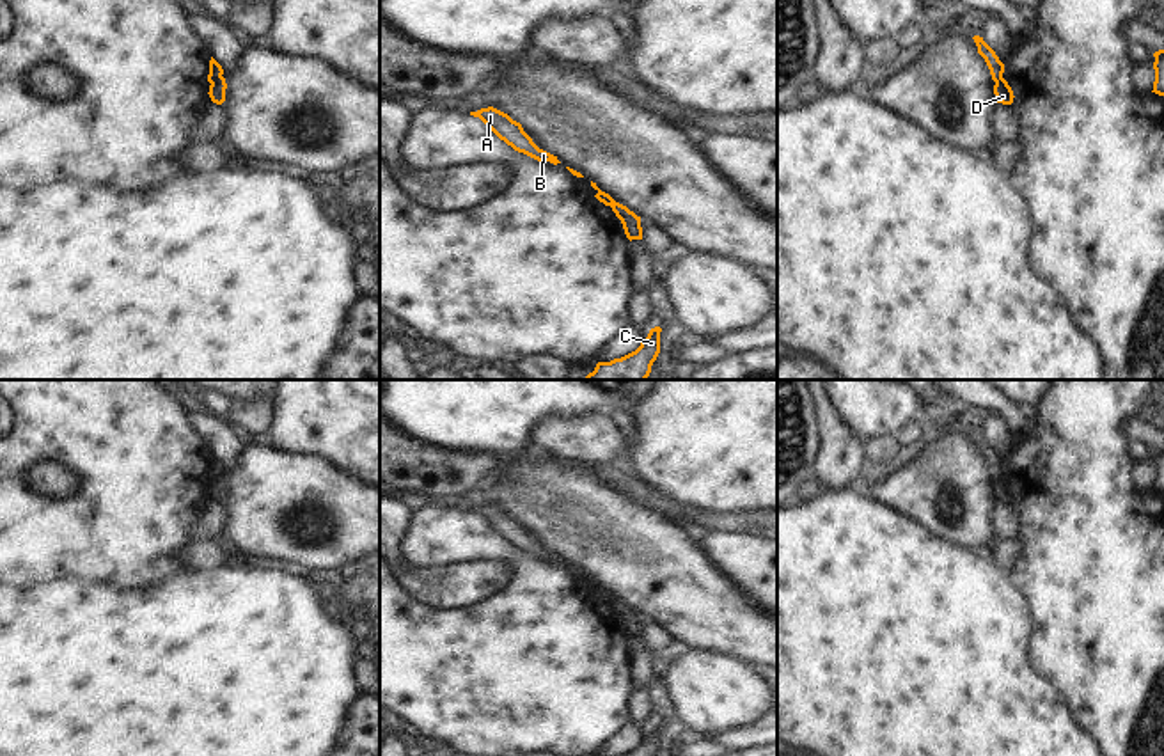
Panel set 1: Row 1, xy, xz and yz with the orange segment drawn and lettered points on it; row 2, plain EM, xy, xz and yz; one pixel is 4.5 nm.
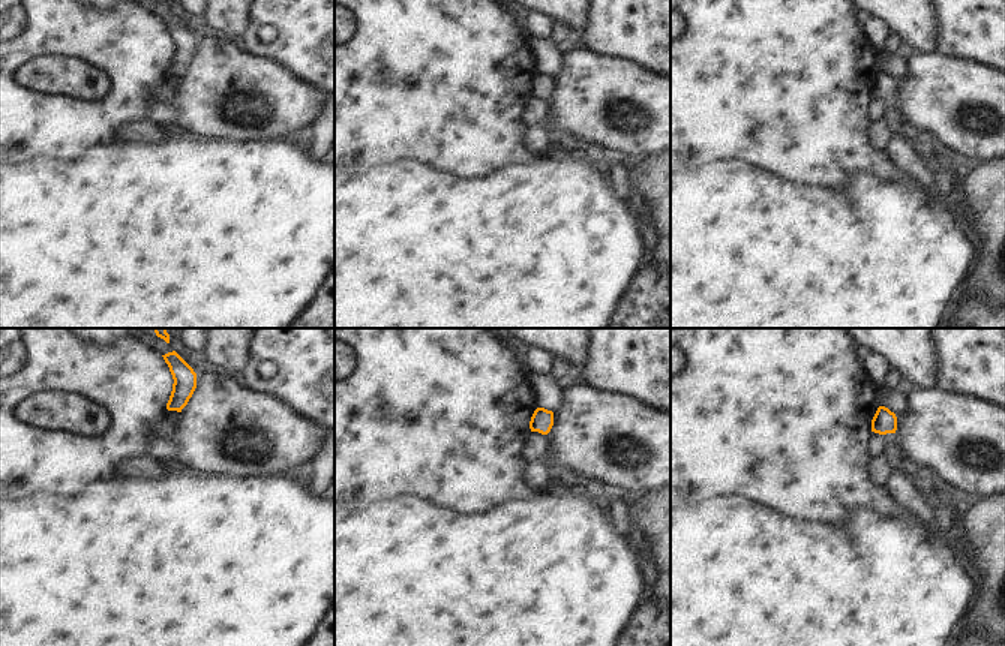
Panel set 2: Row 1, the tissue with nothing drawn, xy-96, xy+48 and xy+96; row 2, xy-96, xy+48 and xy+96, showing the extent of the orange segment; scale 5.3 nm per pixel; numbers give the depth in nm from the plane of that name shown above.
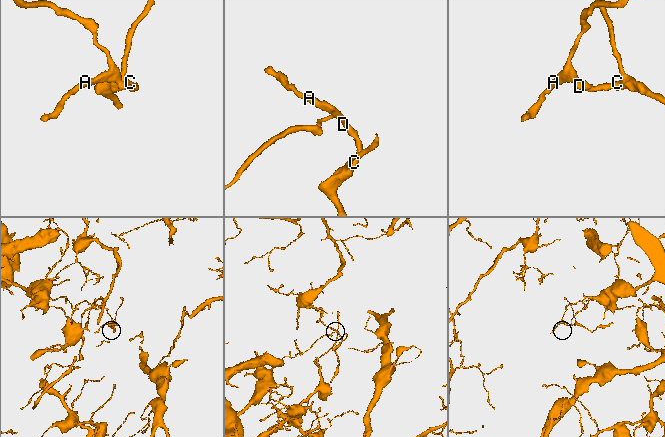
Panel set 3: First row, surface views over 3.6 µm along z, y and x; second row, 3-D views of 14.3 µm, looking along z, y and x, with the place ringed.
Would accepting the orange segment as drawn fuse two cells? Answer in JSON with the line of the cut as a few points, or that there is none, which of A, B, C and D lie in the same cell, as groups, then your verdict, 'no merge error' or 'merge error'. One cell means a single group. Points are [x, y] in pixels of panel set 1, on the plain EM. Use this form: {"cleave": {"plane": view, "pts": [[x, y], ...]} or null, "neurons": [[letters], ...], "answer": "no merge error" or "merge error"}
{"cleave": {"plane": "xy", "pts": [[220, 472], [210, 480]]}, "neurons": [["A", "B"], ["C", "D"]], "answer": "merge error"}

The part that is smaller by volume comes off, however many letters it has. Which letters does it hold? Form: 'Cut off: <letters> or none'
Cut off: C, D

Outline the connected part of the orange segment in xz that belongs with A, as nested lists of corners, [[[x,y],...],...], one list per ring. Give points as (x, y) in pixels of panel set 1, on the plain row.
[[[488,504],[470,513],[479,515],[500,538],[511,543],[515,548],[523,550],[538,559],[561,561],[557,554],[539,547],[532,536],[523,529],[522,522],[513,518],[507,511]]]

